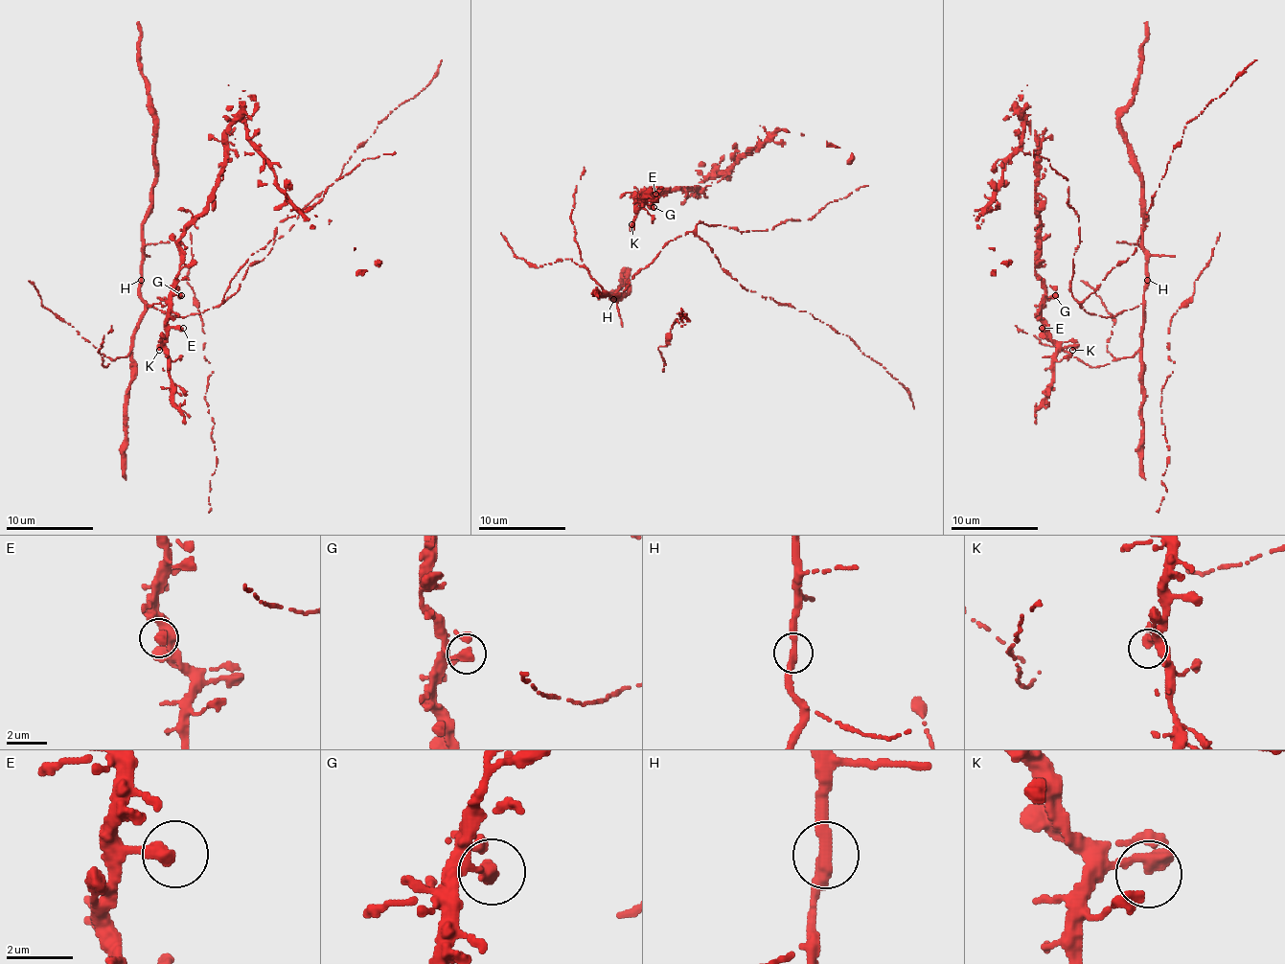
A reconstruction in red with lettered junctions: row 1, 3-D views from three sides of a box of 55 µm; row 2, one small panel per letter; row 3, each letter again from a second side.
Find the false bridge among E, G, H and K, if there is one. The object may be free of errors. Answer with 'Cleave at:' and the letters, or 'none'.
Cleave at: none

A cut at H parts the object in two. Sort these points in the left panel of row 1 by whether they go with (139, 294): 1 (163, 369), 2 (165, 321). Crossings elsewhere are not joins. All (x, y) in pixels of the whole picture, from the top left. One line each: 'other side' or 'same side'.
1: other side
2: other side

